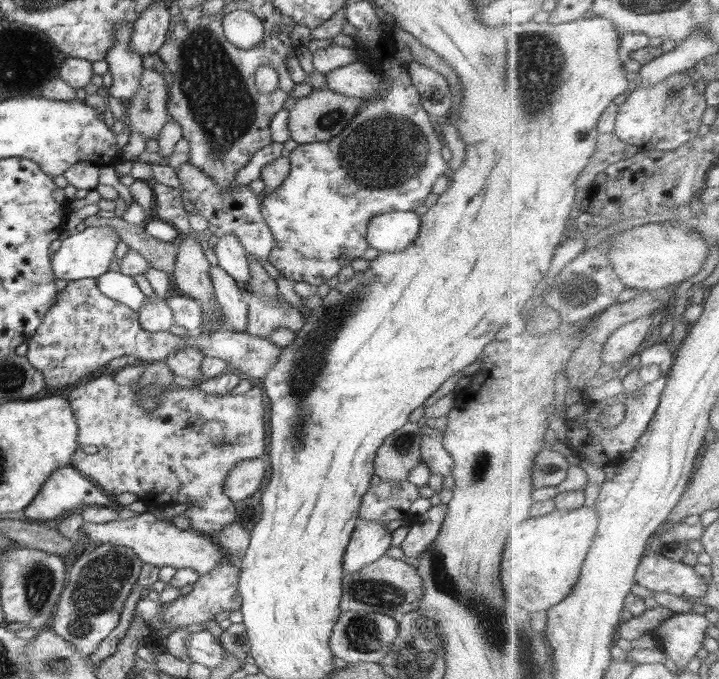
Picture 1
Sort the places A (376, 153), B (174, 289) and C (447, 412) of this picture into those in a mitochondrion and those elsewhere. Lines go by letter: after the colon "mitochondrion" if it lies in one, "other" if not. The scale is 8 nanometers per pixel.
A: mitochondrion
B: other
C: other

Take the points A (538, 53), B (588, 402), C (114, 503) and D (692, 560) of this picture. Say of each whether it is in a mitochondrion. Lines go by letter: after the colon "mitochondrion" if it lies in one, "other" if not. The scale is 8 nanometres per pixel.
A: mitochondrion
B: other
C: other
D: other

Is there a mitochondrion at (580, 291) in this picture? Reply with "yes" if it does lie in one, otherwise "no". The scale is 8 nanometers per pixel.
yes

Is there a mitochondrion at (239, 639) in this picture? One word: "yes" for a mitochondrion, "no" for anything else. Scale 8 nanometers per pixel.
no

